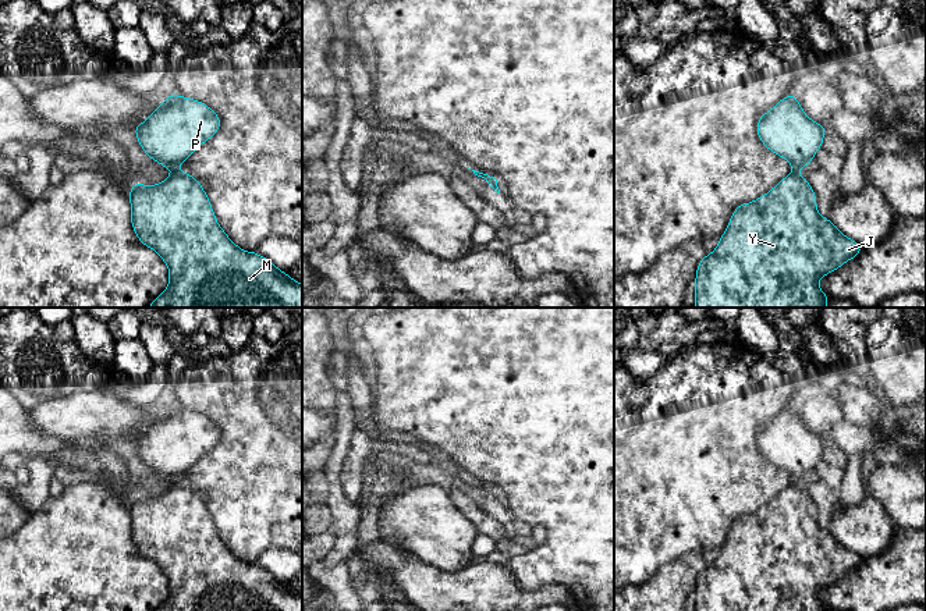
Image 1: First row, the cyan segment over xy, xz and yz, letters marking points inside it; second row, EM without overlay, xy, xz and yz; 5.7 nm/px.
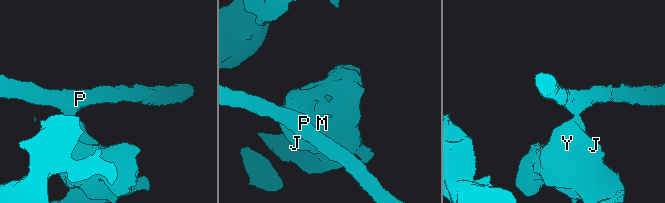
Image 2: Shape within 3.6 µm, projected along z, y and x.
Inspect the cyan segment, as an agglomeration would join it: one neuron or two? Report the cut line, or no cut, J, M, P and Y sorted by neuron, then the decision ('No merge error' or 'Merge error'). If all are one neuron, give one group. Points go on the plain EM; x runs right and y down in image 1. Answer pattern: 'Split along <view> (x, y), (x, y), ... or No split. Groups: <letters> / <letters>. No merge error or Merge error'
Split along xz (497, 498), (495, 501). Groups: J M Y / P. Merge error

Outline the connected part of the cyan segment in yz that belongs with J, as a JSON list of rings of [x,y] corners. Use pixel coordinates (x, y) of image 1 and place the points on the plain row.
[[[796,480],[790,483],[776,498],[773,498],[767,505],[759,508],[753,514],[742,515],[735,519],[728,537],[719,551],[719,557],[712,565],[706,568],[696,578],[695,590],[695,611],[830,611],[819,598],[819,592],[834,582],[840,580],[848,572],[859,568],[862,558],[844,547],[830,532],[823,529],[817,523],[816,505],[810,498],[809,493],[802,490]]]

